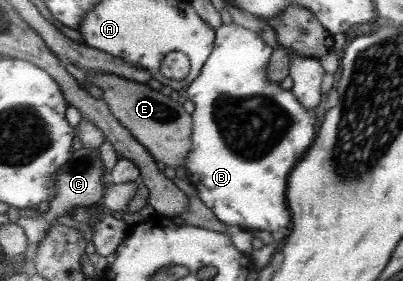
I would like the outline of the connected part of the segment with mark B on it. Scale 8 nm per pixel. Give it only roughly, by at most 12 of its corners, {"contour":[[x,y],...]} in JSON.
{"contour":[[215,31],[187,178],[225,226],[290,227],[318,123],[272,48]]}

